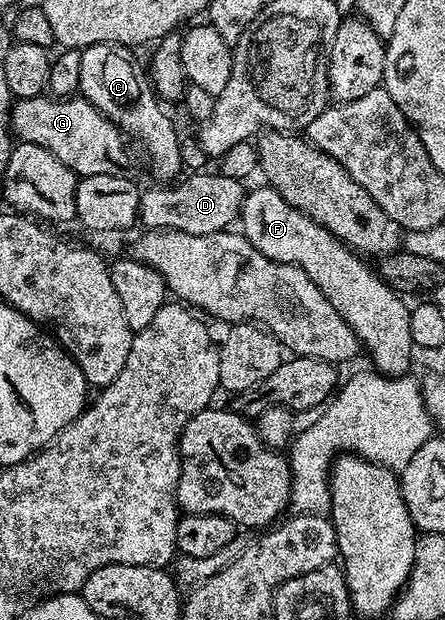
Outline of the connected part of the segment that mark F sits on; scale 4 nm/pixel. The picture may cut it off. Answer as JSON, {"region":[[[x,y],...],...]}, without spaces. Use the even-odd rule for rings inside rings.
{"region":[[[261,185],[253,191],[247,190],[246,200],[242,203],[242,213],[240,216],[241,234],[260,253],[277,263],[291,263],[294,267],[304,269],[308,277],[324,293],[324,297],[344,317],[344,321],[356,333],[359,344],[370,354],[373,370],[380,375],[404,375],[411,369],[410,351],[412,344],[410,342],[410,330],[408,321],[410,320],[410,307],[407,300],[399,292],[393,291],[387,283],[382,280],[381,274],[369,267],[367,260],[361,254],[355,253],[350,247],[346,246],[341,240],[313,220],[306,216],[300,209],[293,208],[269,185]]]}

